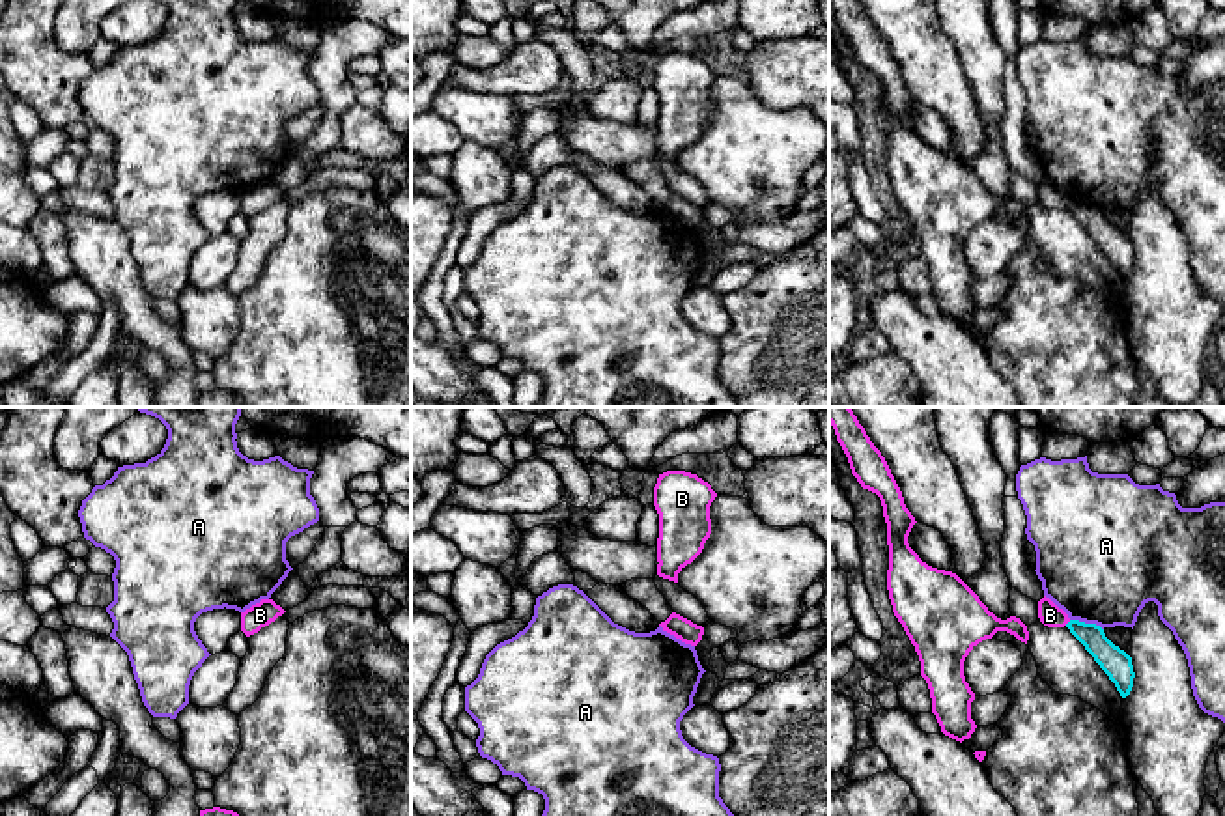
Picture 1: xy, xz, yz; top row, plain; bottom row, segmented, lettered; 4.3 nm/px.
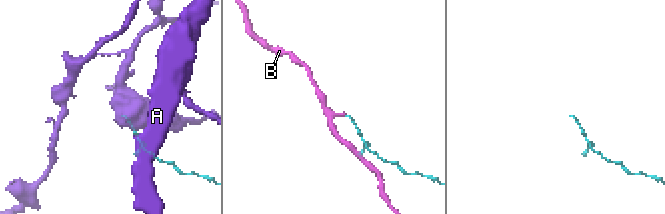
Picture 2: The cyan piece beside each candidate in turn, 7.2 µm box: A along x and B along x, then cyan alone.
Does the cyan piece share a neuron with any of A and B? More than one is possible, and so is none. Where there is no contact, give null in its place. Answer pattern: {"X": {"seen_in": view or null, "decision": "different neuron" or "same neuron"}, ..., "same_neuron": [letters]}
{"A": {"seen_in": "yz", "decision": "different neuron"}, "B": {"seen_in": "yz", "decision": "different neuron"}, "same_neuron": []}

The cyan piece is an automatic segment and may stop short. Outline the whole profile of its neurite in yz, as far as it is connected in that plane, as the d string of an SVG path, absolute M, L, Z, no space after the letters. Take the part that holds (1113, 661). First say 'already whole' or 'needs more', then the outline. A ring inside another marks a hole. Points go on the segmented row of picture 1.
already whole | M1070 620L1066 627L1109 676L1120 696L1126 698L1135 678L1132 657L1115 646L1096 624Z

